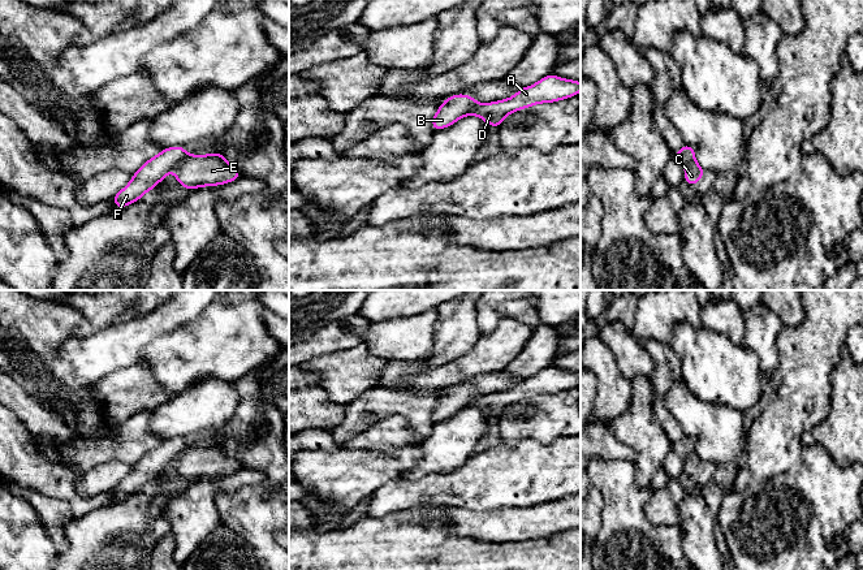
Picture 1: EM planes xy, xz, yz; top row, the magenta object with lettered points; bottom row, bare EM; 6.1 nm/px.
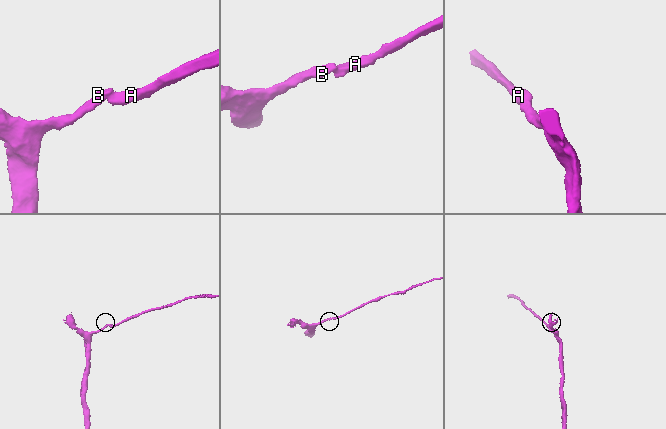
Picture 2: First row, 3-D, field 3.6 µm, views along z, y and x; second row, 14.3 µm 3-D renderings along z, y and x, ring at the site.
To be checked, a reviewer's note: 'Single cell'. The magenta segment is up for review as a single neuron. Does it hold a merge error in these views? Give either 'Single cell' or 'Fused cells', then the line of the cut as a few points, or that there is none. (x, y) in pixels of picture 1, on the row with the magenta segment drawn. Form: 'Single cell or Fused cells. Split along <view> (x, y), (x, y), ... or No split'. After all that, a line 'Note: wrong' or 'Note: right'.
Fused cells. Split along xy (188, 155), (175, 165)
Note: wrong

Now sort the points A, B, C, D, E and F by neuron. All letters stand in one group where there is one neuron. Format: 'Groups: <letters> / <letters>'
Groups: A C D E / B F

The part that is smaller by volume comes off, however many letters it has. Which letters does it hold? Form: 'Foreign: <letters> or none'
Foreign: A, C, D, E

